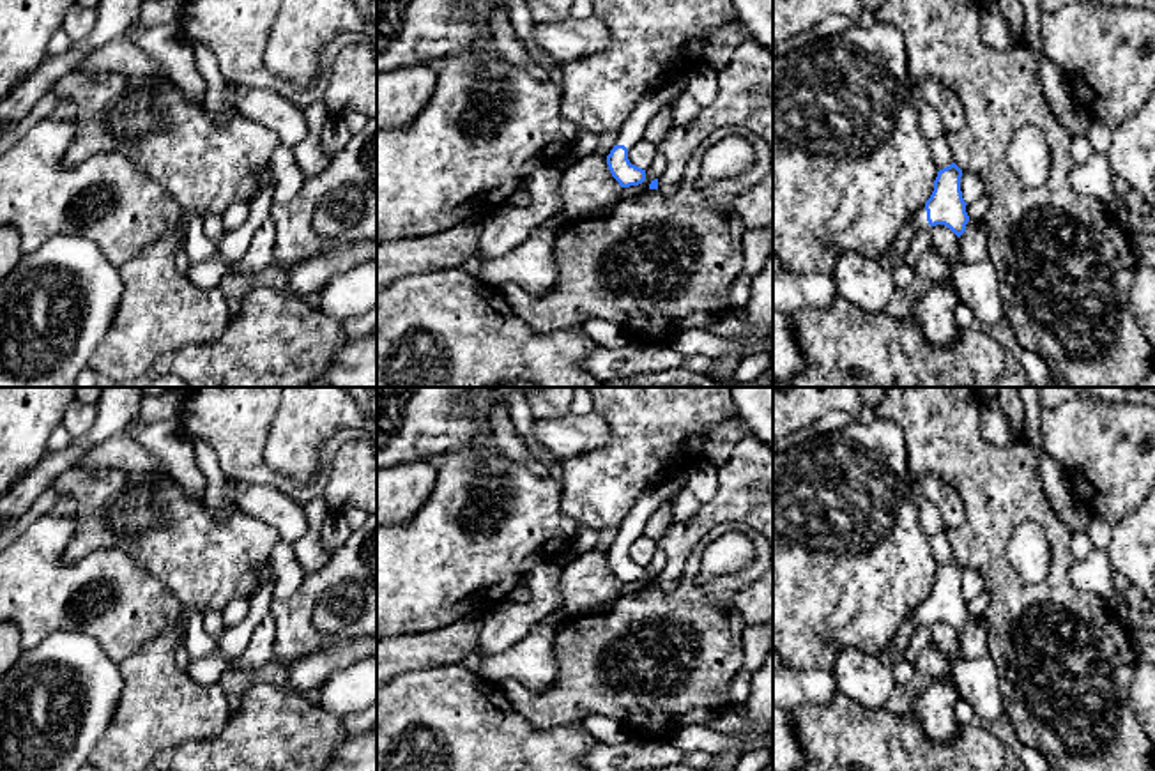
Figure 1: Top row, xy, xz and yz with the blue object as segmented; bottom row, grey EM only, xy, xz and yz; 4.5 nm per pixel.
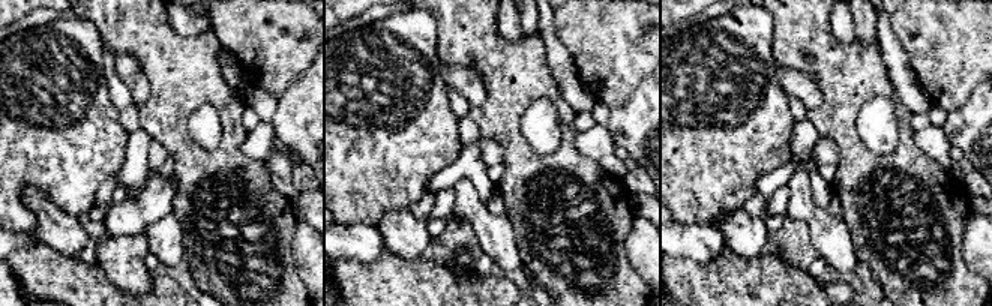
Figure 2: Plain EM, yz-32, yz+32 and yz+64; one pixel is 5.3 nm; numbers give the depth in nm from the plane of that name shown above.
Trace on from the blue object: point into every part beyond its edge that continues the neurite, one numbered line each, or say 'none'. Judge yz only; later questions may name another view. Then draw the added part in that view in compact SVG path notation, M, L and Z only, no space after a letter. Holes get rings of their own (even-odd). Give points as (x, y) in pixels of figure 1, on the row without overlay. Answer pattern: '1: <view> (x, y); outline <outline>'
1: yz (918, 614); outline M922 601L918 607L914 607L907 617L906 617L906 622L914 622L918 626L925 624L925 626L930 626L930 621L927 617L927 607L925 607L925 601Z

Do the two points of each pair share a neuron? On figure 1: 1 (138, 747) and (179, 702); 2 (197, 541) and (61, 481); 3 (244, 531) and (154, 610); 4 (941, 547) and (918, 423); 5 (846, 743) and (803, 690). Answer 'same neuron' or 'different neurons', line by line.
1: same neuron
2: same neuron
3: different neurons
4: different neurons
5: different neurons

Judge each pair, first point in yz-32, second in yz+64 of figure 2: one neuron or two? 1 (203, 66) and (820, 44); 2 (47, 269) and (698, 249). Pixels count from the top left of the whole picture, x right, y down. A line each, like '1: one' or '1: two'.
1: one
2: two

